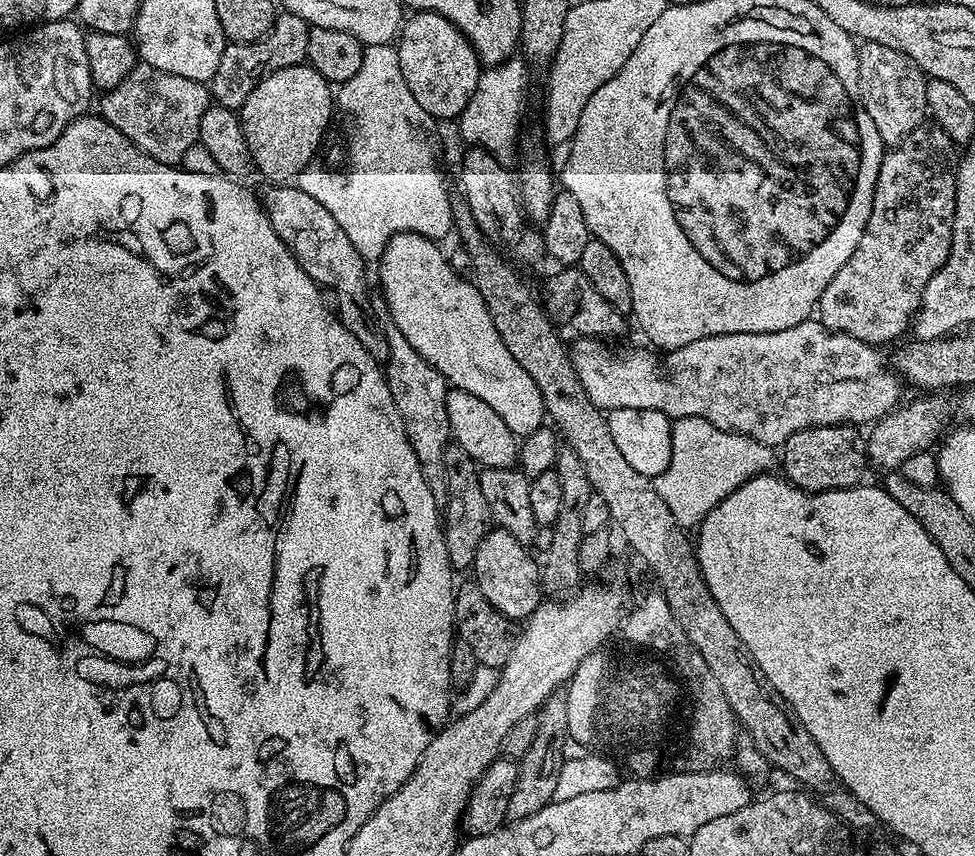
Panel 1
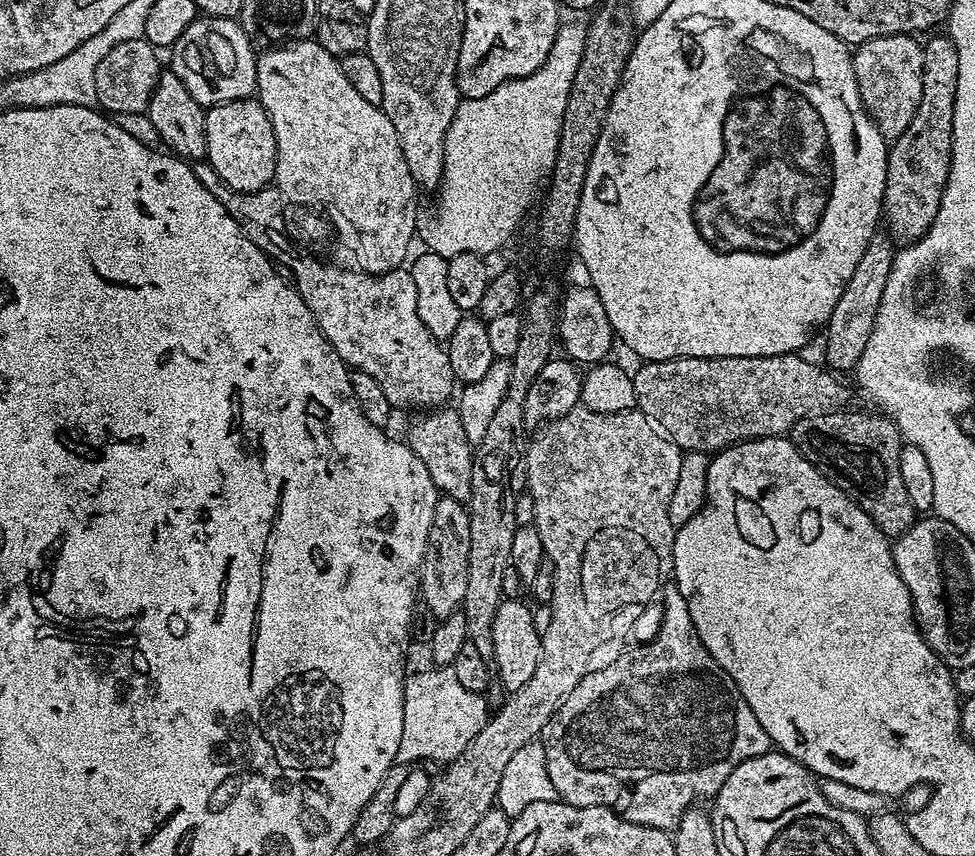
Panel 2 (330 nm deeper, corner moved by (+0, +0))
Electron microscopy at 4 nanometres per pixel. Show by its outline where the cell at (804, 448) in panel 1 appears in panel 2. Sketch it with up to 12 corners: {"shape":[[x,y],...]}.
{"shape":[[870,238],[823,333],[829,369],[855,369],[897,254]]}

